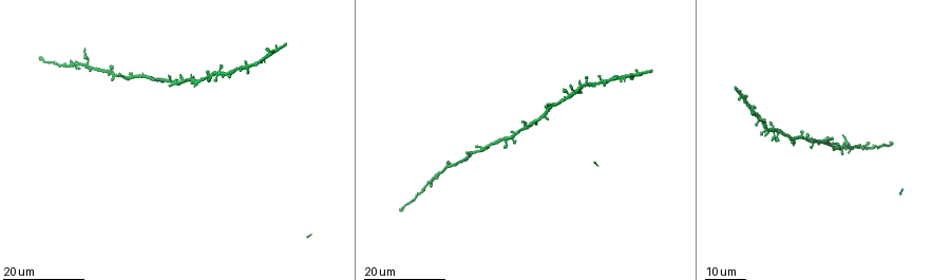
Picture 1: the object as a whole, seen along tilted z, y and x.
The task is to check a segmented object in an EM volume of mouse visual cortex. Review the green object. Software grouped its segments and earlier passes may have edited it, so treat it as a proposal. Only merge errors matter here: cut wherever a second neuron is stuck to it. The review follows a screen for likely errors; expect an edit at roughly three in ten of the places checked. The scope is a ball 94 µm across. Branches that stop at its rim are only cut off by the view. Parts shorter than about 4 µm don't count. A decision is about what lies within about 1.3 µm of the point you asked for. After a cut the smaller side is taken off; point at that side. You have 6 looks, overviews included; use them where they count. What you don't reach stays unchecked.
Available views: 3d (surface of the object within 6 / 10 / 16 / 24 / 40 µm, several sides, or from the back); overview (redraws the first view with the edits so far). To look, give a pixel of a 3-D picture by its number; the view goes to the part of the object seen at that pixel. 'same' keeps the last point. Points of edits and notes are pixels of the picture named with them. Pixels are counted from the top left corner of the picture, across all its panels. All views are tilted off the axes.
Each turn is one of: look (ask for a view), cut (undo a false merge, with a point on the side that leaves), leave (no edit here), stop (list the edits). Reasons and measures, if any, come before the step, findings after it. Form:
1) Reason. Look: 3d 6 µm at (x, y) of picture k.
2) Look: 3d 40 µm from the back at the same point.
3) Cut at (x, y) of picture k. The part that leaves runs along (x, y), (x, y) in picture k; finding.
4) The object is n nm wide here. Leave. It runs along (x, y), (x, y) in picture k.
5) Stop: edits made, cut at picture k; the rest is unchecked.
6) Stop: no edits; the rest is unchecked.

Three-way junction. Look: 3d 24 µm at (88, 67) of picture 1.

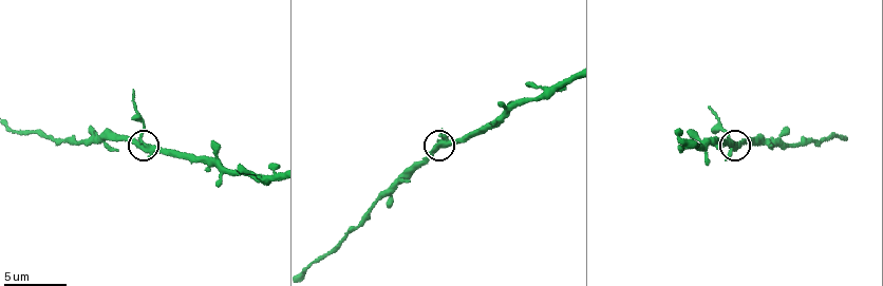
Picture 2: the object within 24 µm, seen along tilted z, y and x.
Closer look. Look: 3d 10 µm at (142, 147) of picture 2.

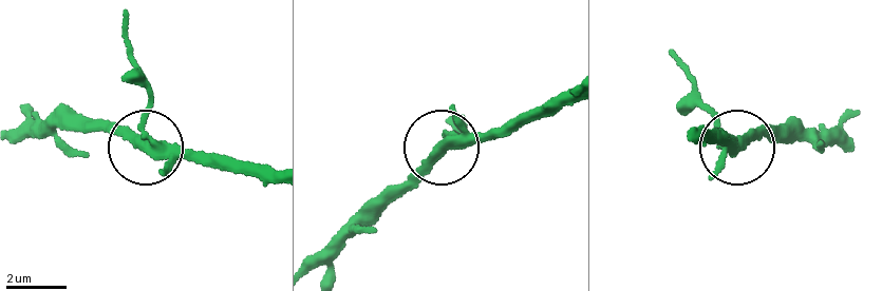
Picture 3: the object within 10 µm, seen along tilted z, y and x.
Cut at (149, 94) of picture 3. The part that leaves runs along (148, 135), (149, 83), (124, 19) in picture 3; two neurons meet here.

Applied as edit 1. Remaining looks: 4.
Look: overview.

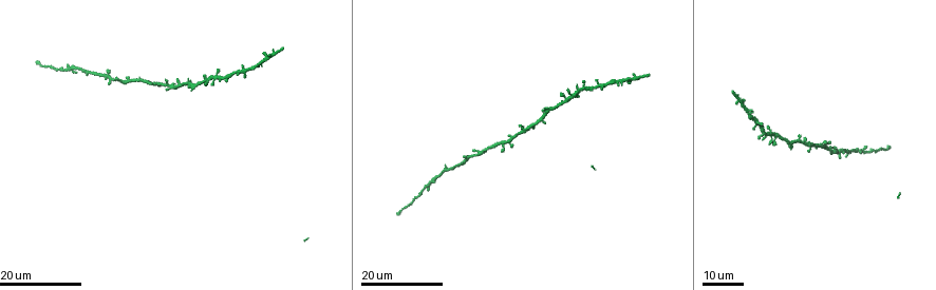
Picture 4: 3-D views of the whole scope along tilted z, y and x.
Looks like a crossing. Look: 3d 24 µm at (605, 83) of picture 4.

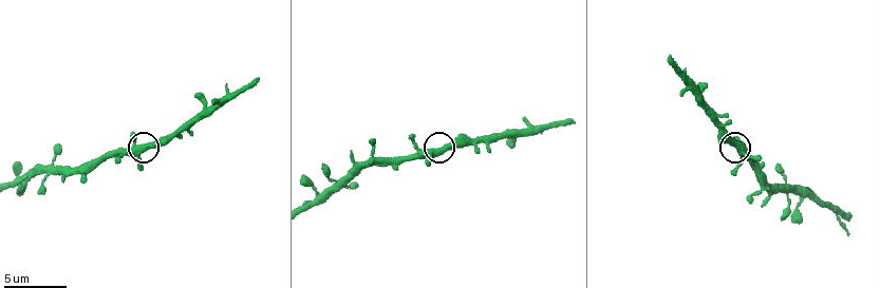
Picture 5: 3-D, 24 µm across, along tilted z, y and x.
Look: 3d 6 µm at (139, 152) of picture 5.

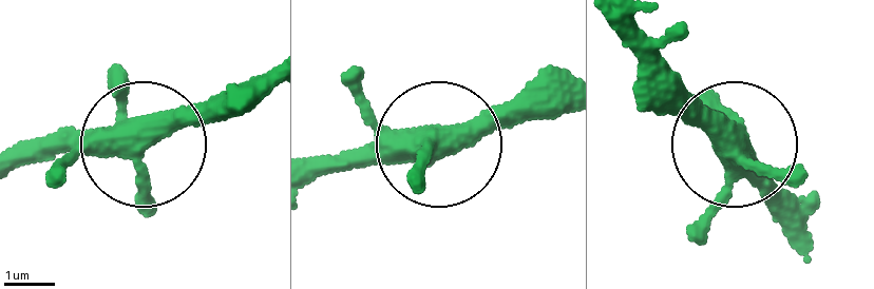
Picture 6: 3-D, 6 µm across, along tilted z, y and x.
The object is 420 nm wide here. Leave. It runs along (23, 156), (157, 139), (241, 112) in picture 6; continuous, no second neuron.

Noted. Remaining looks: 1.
Stop: edits made, cut at picture 3; the rest is unchecked.

